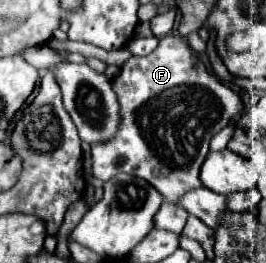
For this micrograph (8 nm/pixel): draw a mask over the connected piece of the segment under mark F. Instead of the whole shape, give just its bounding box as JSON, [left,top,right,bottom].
[94,35,244,203]

